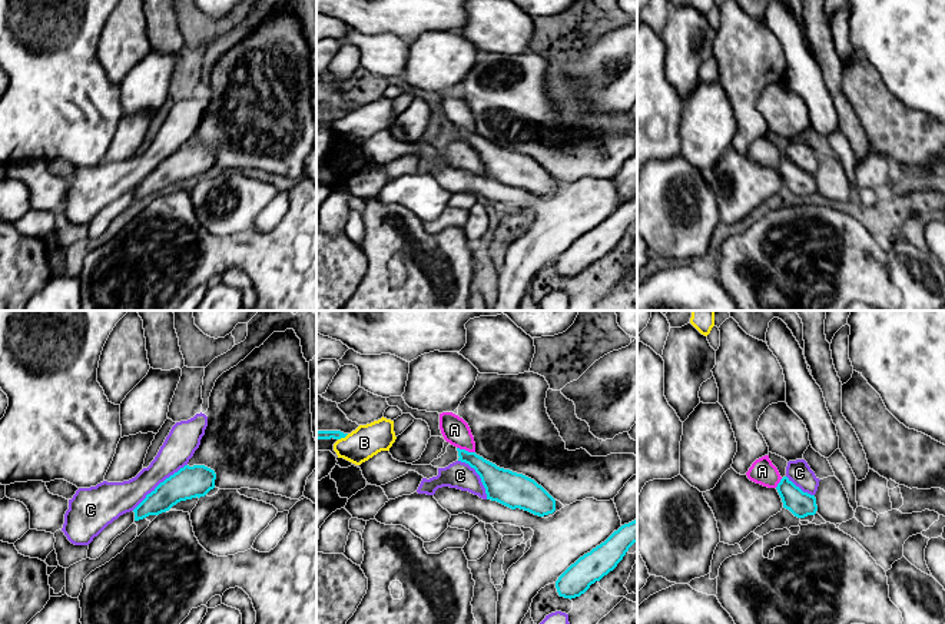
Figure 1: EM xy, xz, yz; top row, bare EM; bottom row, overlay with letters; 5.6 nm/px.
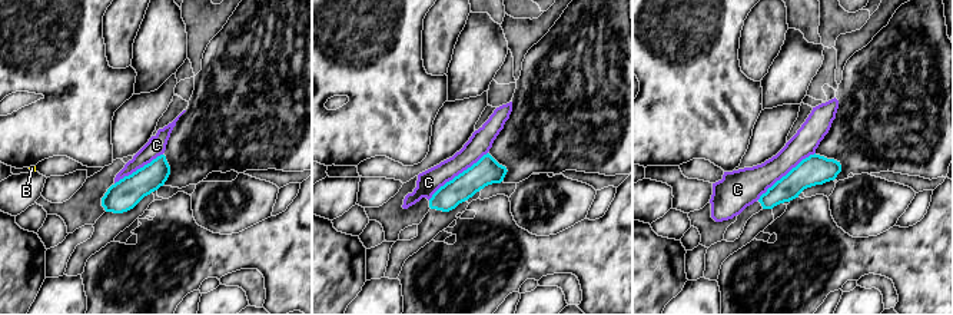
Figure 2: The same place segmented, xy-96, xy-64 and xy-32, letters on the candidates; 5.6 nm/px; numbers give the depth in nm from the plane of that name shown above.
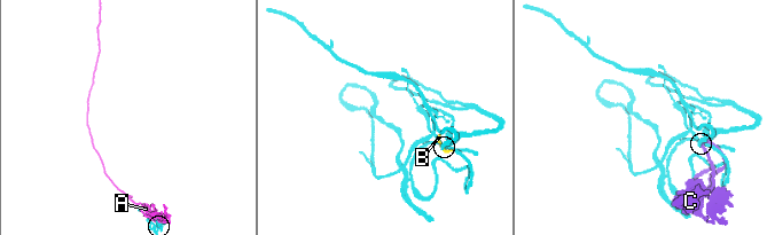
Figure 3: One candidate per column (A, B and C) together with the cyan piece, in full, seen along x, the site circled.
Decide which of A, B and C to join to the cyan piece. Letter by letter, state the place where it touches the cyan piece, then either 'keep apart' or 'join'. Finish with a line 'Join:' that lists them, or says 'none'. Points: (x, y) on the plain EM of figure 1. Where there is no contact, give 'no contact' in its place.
A: meets cyan in xz at (466, 130); keep apart
B: meets cyan in xz at (342, 116); keep apart
C: meets cyan in xy at (161, 162); join
Join: C

